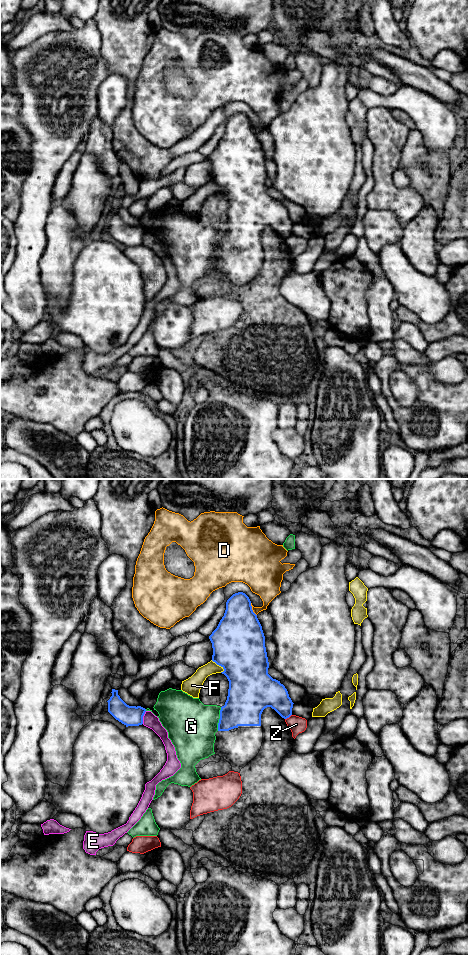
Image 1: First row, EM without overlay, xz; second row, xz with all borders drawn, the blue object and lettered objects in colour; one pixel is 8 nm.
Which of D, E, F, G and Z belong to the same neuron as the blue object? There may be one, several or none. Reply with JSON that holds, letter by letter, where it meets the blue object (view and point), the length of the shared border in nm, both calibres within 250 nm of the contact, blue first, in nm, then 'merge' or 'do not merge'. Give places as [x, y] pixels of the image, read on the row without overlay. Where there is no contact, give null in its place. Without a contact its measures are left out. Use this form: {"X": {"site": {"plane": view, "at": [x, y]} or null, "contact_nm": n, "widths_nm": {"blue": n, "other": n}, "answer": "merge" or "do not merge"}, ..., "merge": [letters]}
{"D": {"site": {"plane": "xz", "at": [251, 129]}, "contact_nm": 120, "widths_nm": {"blue": 380, "other": 240}, "answer": "do not merge"}, "E": {"site": {"plane": "xz", "at": [142, 237]}, "contact_nm": 110, "widths_nm": {"blue": 160, "other": 120}, "answer": "do not merge"}, "F": {"site": {"plane": "xz", "at": [218, 184]}, "contact_nm": 140, "widths_nm": {"blue": 420, "other": 130}, "answer": "do not merge"}, "G": {"site": {"plane": "xz", "at": [219, 239]}, "contact_nm": 190, "widths_nm": {"blue": 300, "other": 400}, "answer": "do not merge"}, "Z": {"site": {"plane": "xz", "at": [288, 237]}, "contact_nm": 70, "widths_nm": {"blue": 220, "other": 140}, "answer": "do not merge"}, "merge": []}

